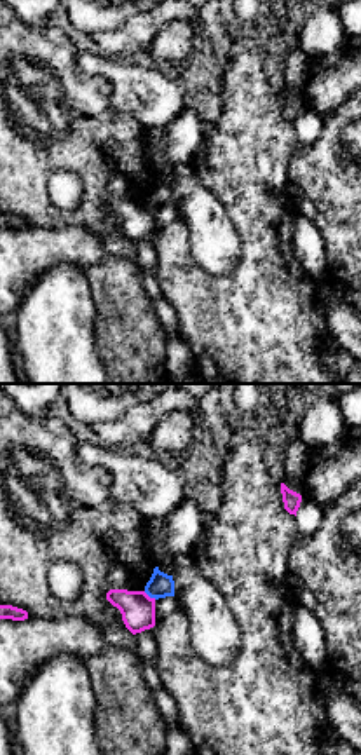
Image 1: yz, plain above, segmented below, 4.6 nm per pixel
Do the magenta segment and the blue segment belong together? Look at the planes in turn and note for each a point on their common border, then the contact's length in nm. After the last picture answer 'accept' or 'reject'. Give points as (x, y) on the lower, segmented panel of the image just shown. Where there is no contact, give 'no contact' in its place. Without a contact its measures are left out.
meets magenta at (149, 597); contact 70 nm long

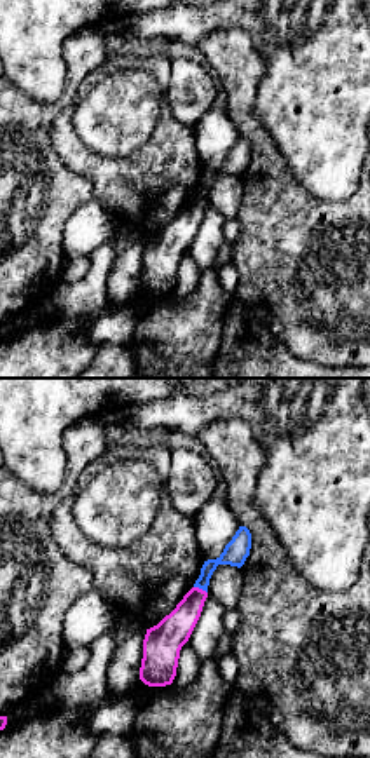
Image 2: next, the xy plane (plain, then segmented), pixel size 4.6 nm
meets magenta at (201, 589); contact 70 nm long

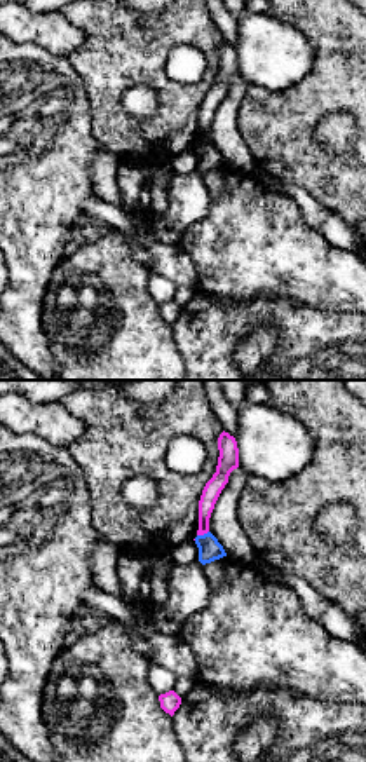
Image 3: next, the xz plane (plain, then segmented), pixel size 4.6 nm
meets magenta at (203, 534); contact 60 nm long

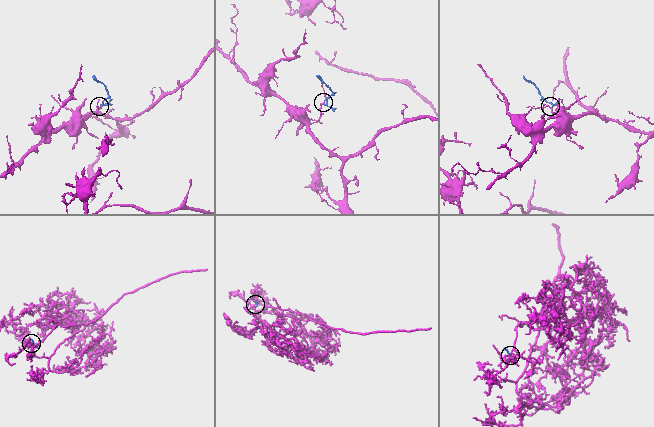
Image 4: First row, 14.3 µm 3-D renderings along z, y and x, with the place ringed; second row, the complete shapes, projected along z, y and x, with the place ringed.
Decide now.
reject

